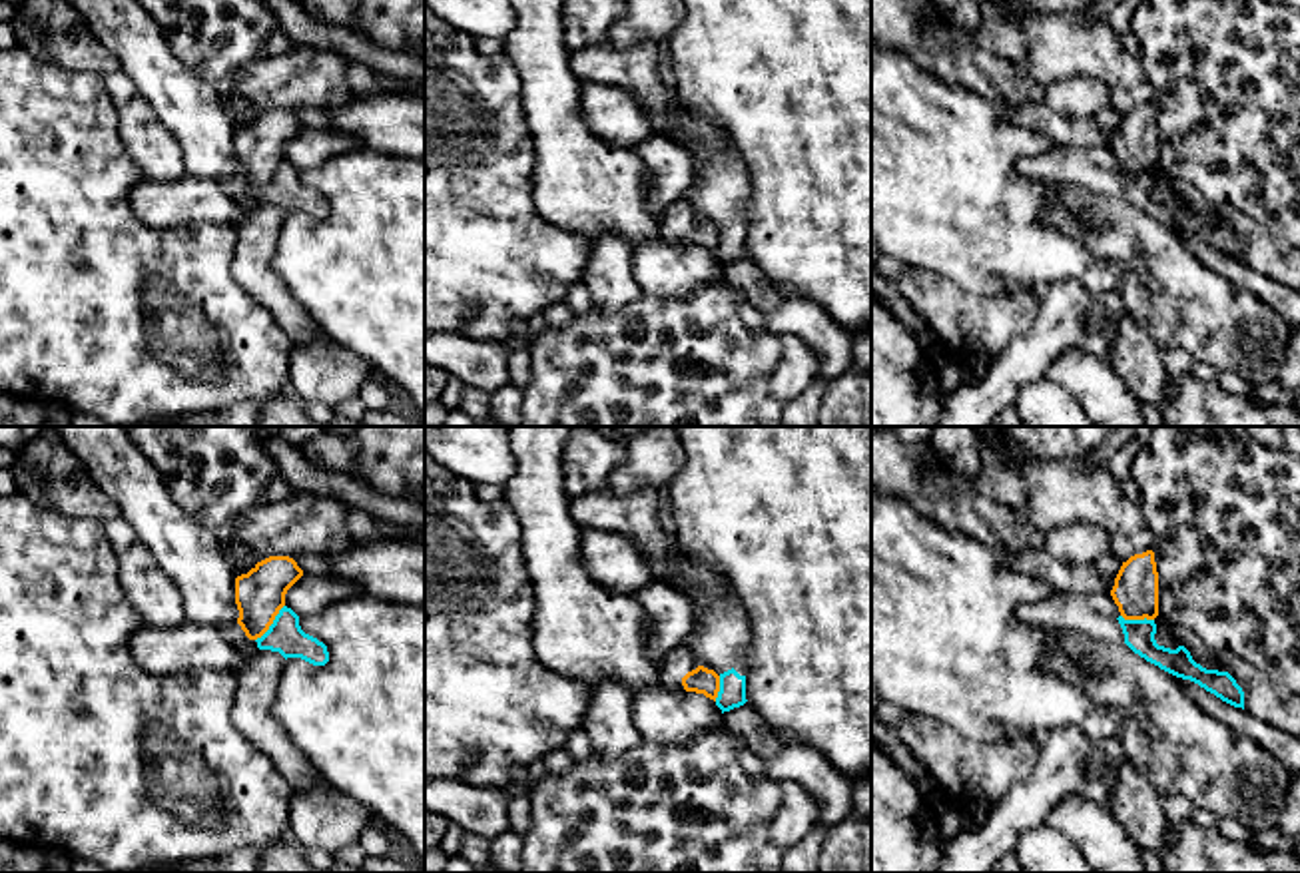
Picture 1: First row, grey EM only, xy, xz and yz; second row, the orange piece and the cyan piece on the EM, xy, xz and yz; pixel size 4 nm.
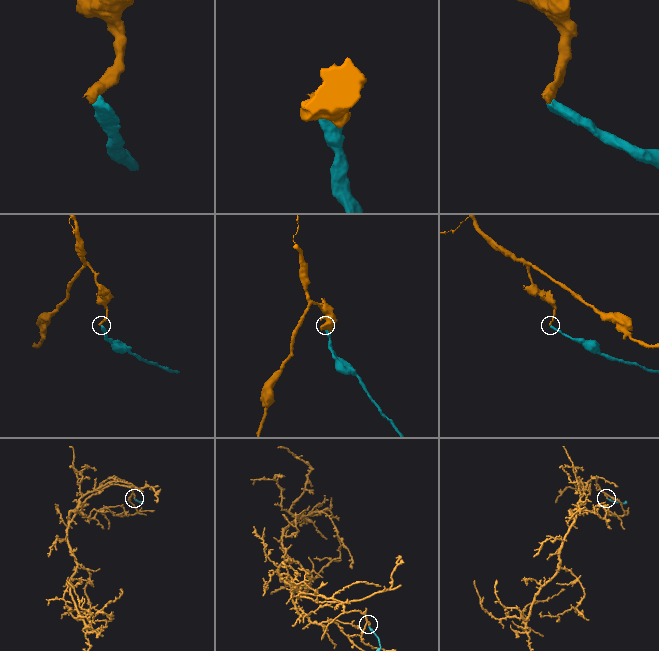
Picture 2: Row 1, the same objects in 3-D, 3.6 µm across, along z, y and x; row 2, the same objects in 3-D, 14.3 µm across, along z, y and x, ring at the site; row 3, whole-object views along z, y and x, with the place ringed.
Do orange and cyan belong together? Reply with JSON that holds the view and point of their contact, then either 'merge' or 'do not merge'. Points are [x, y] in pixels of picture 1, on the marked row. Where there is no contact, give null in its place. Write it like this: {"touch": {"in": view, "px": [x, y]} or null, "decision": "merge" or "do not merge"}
{"touch": {"in": "xy", "px": [272, 622]}, "decision": "do not merge"}

